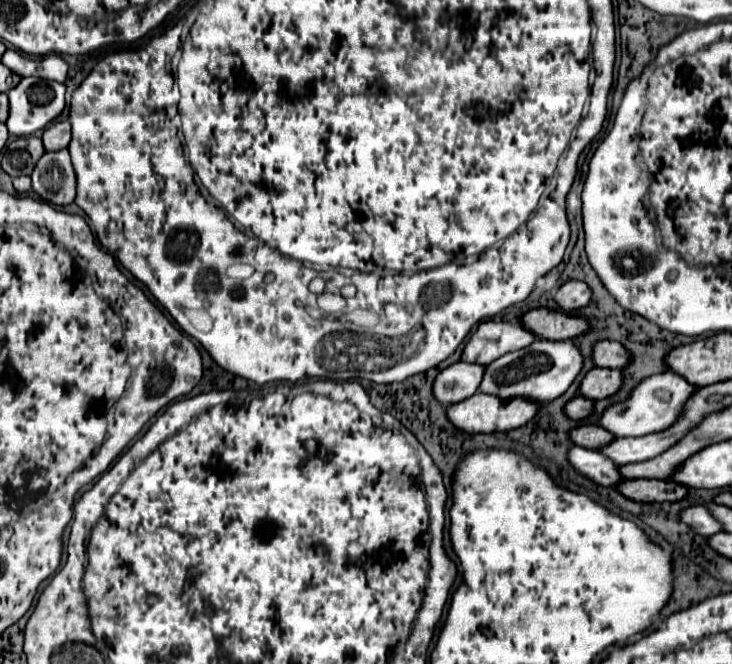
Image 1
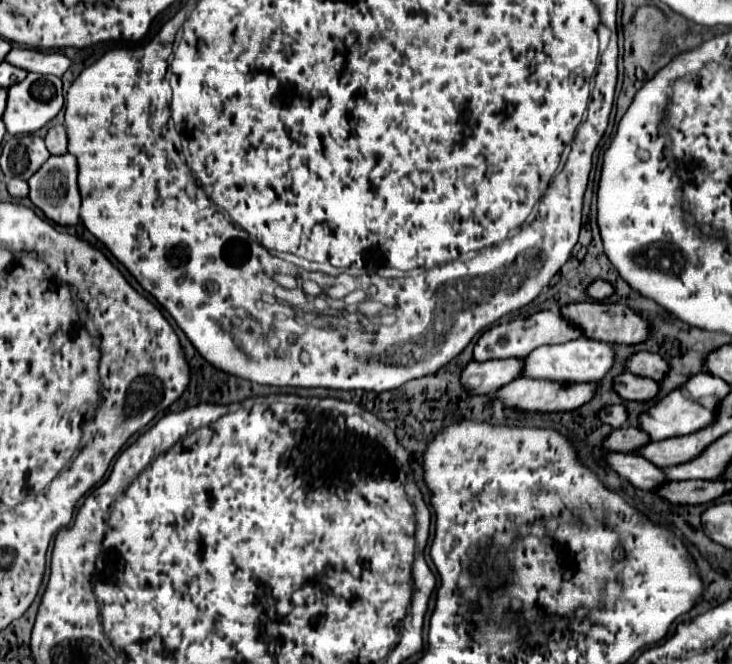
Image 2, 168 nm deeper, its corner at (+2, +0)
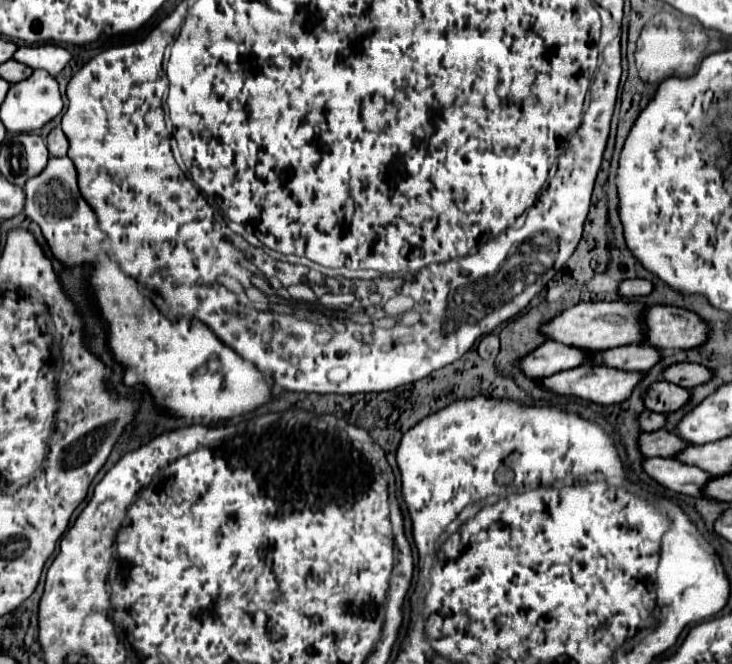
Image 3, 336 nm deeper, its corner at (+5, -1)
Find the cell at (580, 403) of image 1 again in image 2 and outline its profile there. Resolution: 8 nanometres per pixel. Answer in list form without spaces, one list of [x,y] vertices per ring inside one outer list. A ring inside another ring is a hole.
[[[607,405],[605,409],[601,409],[597,413],[597,417],[599,417],[599,421],[603,421],[603,423],[611,425],[613,429],[617,429],[625,423],[627,411],[625,411],[625,405]]]

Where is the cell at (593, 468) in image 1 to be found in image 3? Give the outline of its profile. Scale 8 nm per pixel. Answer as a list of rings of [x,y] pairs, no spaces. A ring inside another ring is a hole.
[[[648,458],[644,462],[644,470],[662,486],[690,496],[702,496],[704,486],[714,478],[706,470],[678,462],[676,458]]]

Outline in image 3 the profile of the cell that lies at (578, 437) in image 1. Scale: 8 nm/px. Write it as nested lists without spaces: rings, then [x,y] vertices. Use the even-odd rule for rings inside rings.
[[[668,430],[640,434],[640,450],[646,458],[652,458],[652,456],[676,458],[688,446],[690,446],[690,442],[684,442],[684,438],[680,438]]]

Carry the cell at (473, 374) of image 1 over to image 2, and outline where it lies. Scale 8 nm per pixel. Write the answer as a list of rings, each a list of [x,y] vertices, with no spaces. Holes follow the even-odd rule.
[[[501,359],[501,361],[469,361],[465,369],[461,371],[459,379],[471,393],[479,395],[491,395],[495,389],[501,389],[503,385],[511,383],[515,377],[519,377],[521,371],[521,359]]]

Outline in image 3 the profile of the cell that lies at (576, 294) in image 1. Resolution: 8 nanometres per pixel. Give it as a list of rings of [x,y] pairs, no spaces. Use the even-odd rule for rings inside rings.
[[[636,278],[636,280],[624,280],[624,282],[620,282],[618,294],[626,296],[626,298],[632,298],[632,296],[648,296],[652,290],[654,290],[652,282]]]

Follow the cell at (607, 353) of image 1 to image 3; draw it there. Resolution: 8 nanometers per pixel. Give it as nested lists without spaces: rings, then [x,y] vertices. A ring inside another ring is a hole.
[[[674,364],[674,366],[666,368],[664,376],[668,382],[690,390],[692,386],[700,386],[700,384],[708,382],[708,378],[712,376],[712,370],[708,370],[702,364]]]

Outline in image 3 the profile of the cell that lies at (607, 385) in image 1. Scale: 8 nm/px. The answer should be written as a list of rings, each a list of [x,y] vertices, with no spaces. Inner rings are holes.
[[[656,382],[646,392],[644,404],[648,410],[668,414],[668,412],[680,410],[688,400],[690,400],[690,390],[670,384],[670,382]]]

